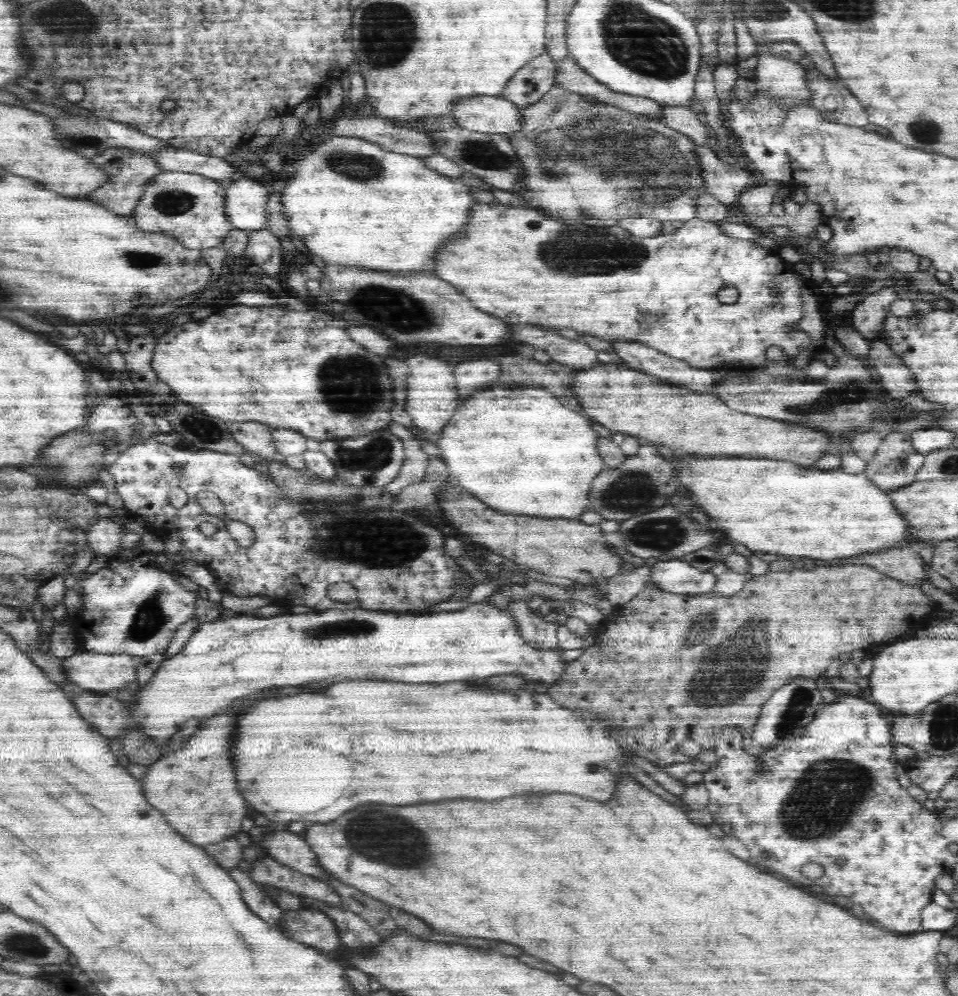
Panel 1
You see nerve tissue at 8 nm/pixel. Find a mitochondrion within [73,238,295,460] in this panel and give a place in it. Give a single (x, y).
(203, 430)

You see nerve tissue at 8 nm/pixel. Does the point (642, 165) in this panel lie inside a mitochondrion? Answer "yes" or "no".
yes

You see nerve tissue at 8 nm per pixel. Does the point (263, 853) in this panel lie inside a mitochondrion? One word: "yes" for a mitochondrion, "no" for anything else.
no

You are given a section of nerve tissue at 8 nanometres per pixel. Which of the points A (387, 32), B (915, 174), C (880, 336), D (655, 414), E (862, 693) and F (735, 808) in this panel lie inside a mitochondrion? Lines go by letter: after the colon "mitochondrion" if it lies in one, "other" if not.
A: mitochondrion
B: other
C: other
D: other
E: other
F: other

